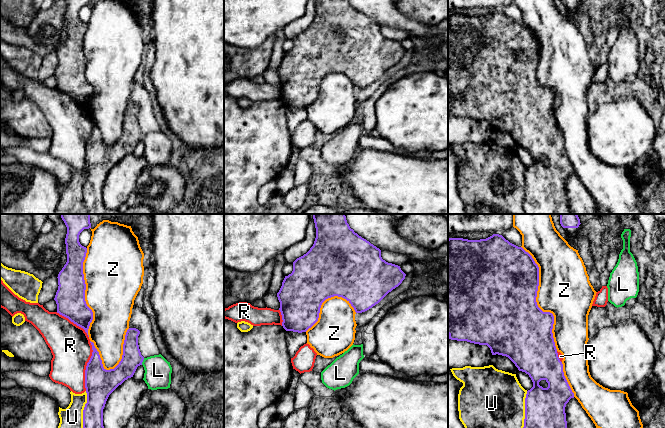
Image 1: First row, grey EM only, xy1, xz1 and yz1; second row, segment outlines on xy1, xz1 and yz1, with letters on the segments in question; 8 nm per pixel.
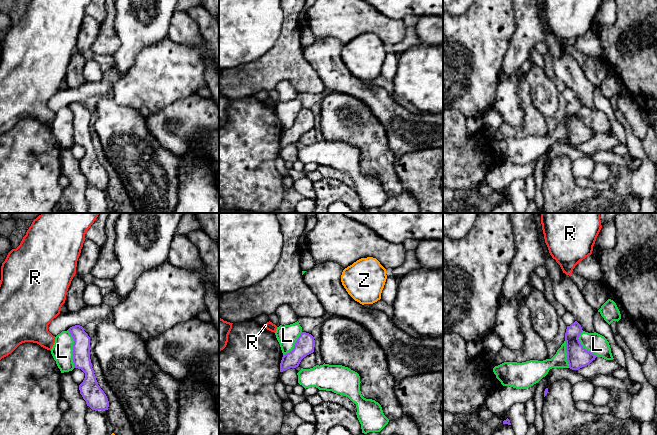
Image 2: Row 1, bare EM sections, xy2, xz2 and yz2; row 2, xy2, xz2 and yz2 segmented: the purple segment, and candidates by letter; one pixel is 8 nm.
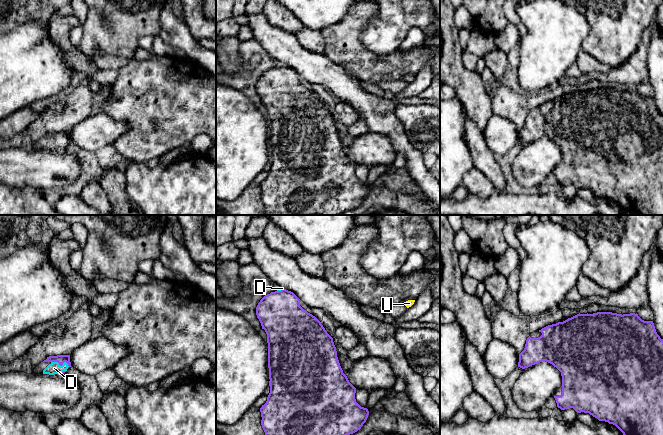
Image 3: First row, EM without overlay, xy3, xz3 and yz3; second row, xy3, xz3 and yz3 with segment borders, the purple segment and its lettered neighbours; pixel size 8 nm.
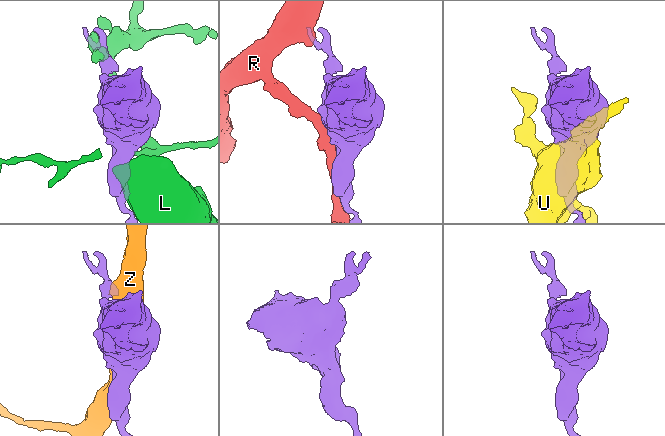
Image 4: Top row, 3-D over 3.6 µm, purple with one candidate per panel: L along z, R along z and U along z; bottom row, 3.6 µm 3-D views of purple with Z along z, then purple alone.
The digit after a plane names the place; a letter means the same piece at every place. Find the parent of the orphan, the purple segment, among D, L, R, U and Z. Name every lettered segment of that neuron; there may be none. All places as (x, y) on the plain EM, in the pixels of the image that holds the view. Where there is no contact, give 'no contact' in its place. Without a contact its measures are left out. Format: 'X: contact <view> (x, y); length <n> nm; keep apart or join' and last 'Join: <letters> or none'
D: contact xy3 (60, 141); length 160 nm; join
L: contact xy2 (73, 125); length 300 nm; keep apart
R: contact xy1 (86, 142); length 400 nm; keep apart
U: contact yz1 (525, 190); length 380 nm; keep apart
Z: contact yz1 (535, 77); length 900 nm; keep apart
Join: D

